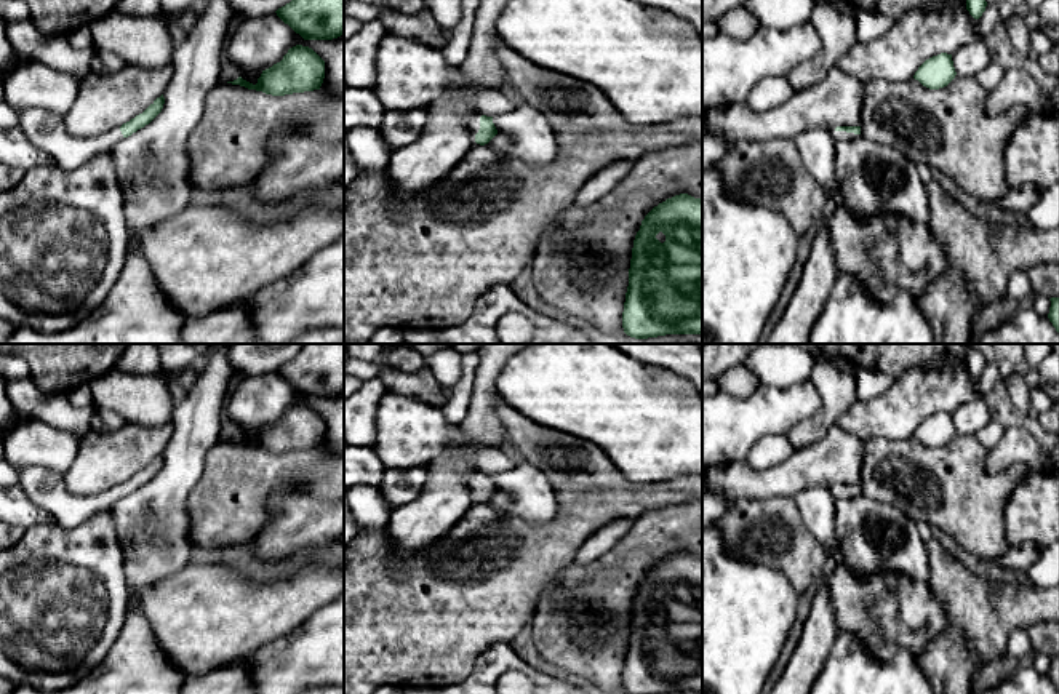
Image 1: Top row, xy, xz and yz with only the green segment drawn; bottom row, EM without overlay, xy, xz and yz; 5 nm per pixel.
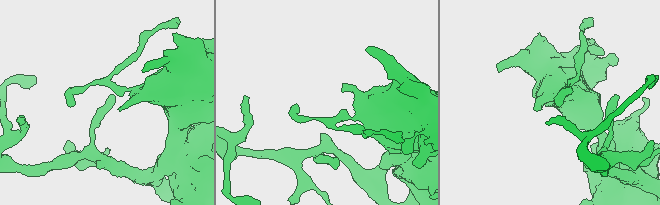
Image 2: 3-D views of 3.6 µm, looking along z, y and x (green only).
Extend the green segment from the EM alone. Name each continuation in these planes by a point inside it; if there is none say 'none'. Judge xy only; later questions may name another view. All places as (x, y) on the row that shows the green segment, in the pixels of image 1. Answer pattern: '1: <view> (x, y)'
1: xy (47, 130)

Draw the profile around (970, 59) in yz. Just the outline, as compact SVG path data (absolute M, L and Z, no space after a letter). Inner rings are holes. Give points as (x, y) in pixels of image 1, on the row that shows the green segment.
M984 40L971 42L960 46L952 54L952 61L957 75L976 77L992 62L990 48Z

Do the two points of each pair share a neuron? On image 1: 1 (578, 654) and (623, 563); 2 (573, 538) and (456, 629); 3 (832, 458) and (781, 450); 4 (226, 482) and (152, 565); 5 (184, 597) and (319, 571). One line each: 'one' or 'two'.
1: one
2: one
3: two
4: two
5: one

